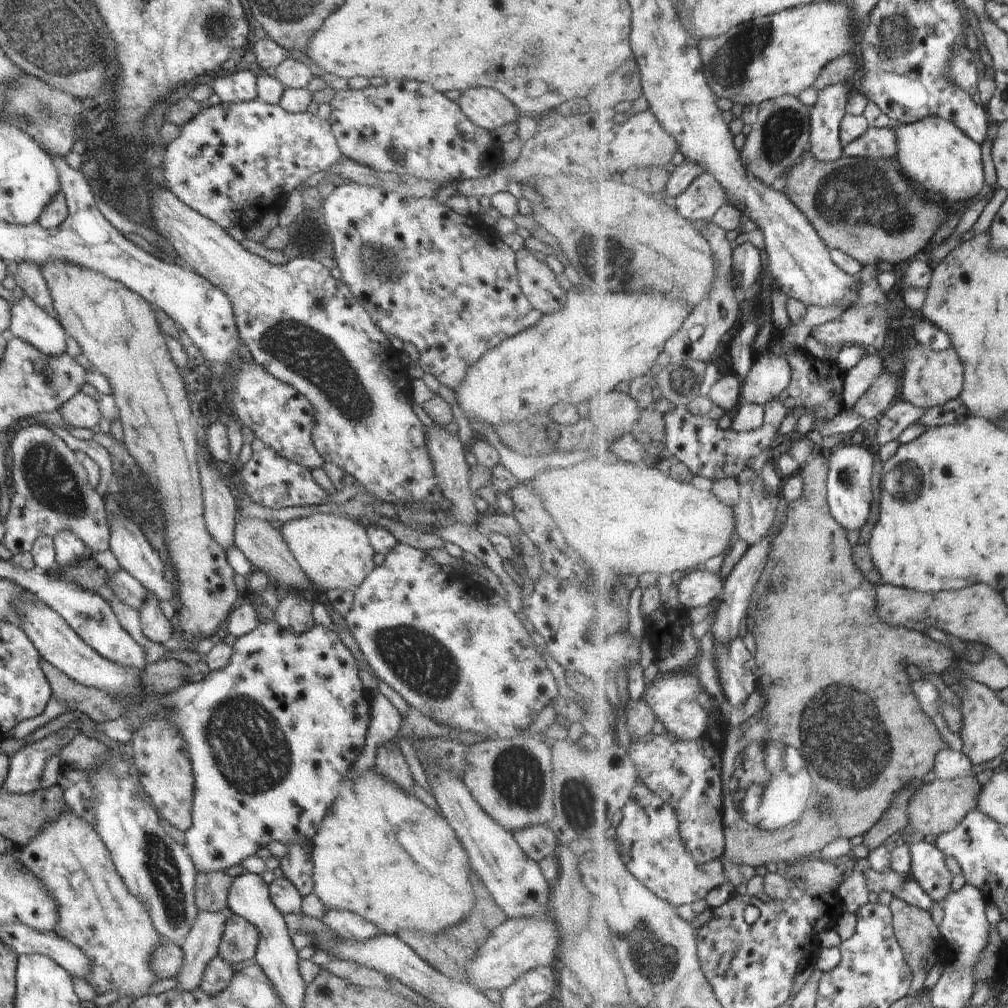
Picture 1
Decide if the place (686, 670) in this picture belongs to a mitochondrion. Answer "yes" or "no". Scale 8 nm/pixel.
no

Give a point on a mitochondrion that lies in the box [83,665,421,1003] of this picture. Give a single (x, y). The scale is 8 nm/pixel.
(248, 745)

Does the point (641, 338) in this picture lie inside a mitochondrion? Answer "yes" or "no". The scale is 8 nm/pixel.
no

